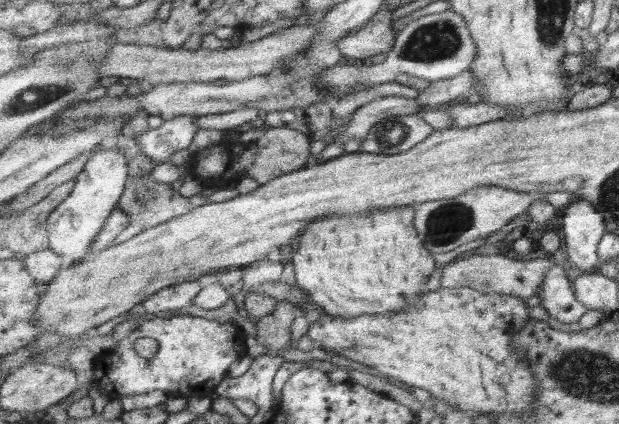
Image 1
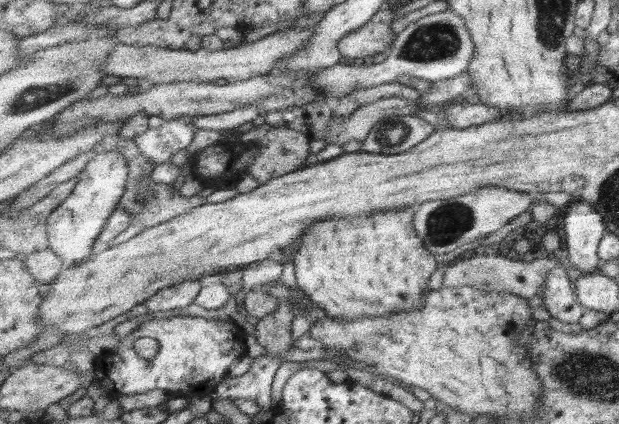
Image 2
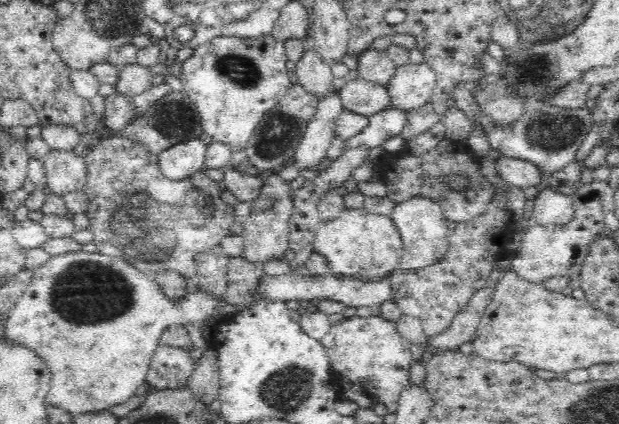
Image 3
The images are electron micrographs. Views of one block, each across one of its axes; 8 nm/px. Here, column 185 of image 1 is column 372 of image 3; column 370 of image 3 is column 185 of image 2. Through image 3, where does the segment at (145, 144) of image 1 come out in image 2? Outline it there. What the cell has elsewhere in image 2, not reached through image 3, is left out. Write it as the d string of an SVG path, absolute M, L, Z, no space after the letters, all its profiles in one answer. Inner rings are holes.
M183 116L181 118L169 119L159 128L149 128L141 135L135 135L135 140L141 152L155 164L169 162L169 157L181 150L185 150L193 142L196 135L196 126L192 123L193 117Z

